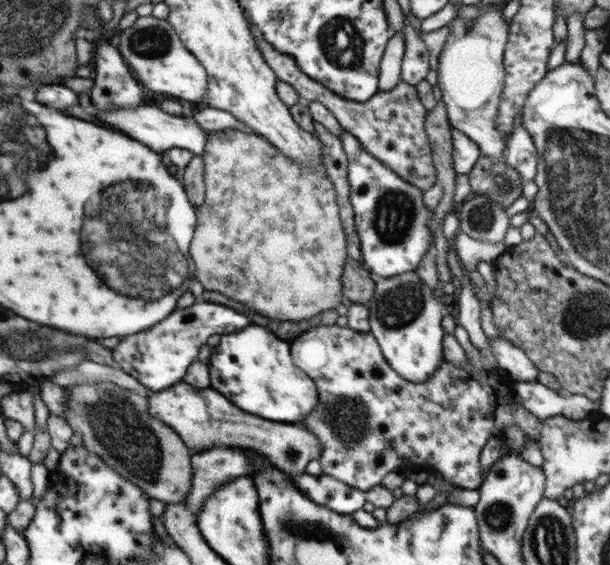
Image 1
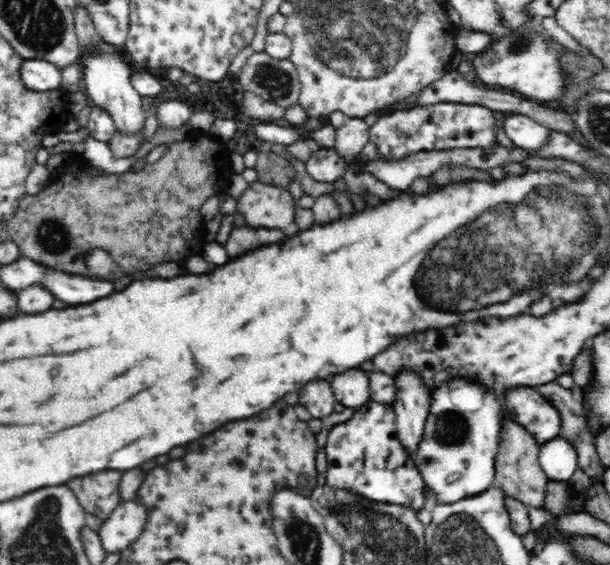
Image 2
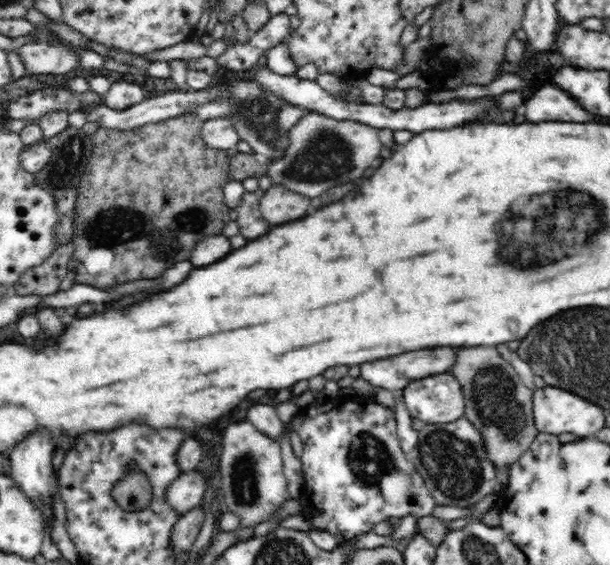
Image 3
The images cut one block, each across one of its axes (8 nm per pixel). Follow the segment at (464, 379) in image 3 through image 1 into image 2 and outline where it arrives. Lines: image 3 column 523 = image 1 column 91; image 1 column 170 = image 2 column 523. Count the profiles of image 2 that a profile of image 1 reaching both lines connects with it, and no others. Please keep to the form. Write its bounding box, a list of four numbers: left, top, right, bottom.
[494,414,549,510]

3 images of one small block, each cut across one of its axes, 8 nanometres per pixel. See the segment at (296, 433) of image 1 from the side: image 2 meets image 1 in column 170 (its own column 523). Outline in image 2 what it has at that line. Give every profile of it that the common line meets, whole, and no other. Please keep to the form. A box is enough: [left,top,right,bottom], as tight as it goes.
[504,387,561,445]

